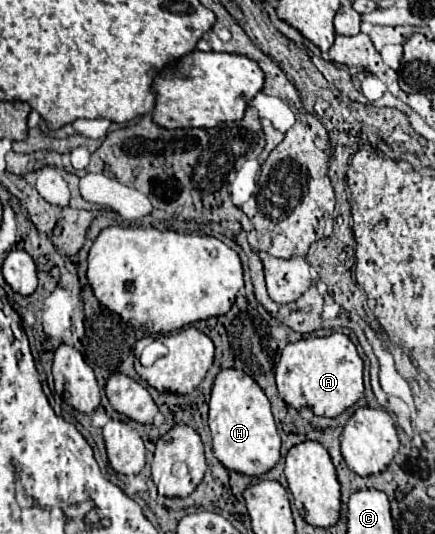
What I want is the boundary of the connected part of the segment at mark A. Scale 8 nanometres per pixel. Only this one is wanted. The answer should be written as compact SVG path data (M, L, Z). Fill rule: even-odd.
M330 334L290 342L280 354L274 375L278 392L288 406L296 410L308 408L322 418L336 418L364 394L362 370L364 362L350 338L346 334Z

